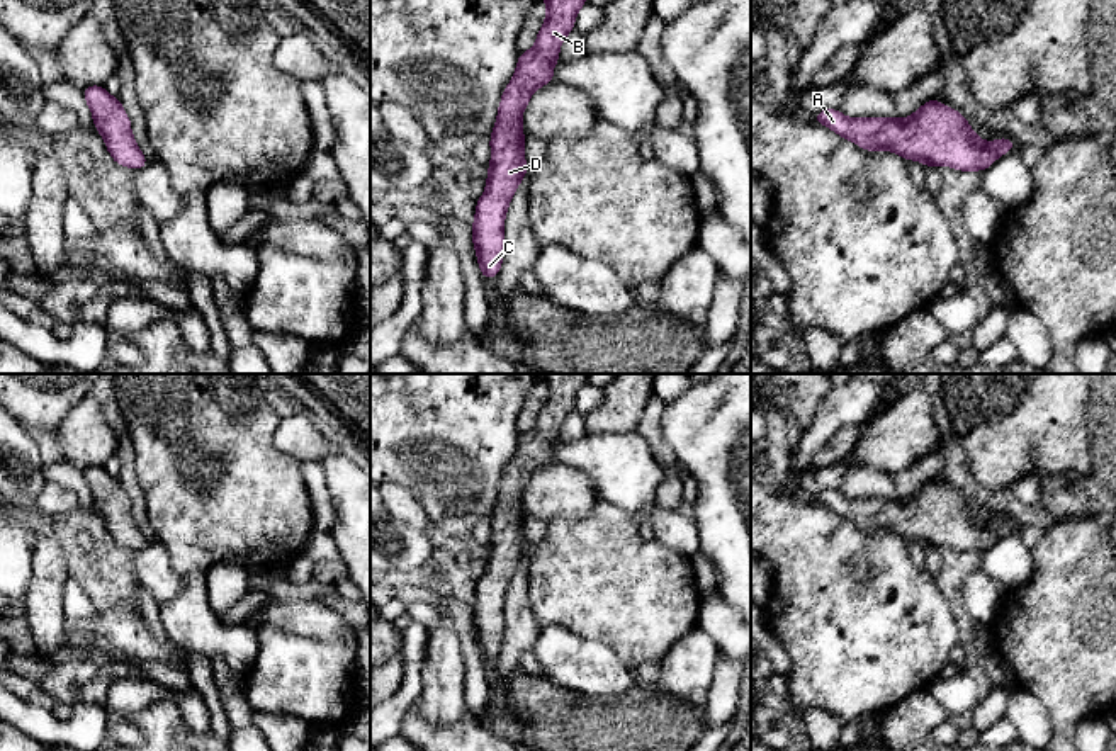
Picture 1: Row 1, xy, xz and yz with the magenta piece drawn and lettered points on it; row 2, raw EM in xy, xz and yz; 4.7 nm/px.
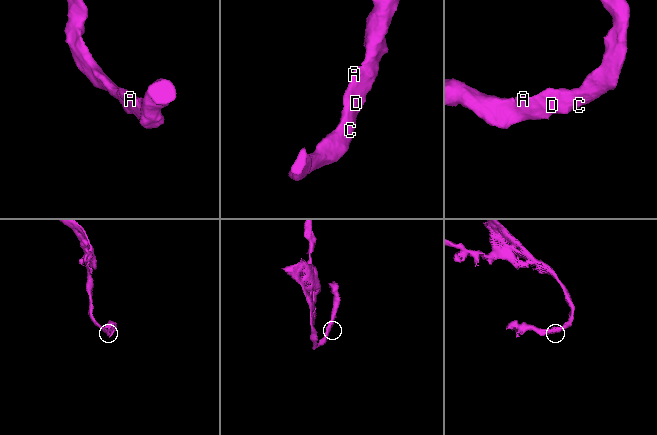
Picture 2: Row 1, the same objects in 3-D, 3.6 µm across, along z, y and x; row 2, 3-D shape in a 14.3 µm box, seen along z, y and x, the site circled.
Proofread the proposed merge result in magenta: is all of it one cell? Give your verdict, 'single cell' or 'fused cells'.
single cell

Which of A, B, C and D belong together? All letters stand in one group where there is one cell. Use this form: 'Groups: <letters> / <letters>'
Groups: A B C D

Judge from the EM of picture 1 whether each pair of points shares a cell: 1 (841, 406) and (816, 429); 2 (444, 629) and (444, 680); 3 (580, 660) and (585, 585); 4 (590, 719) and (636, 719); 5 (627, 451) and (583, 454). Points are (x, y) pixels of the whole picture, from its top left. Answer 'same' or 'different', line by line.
1: same
2: same
3: different
4: same
5: same

